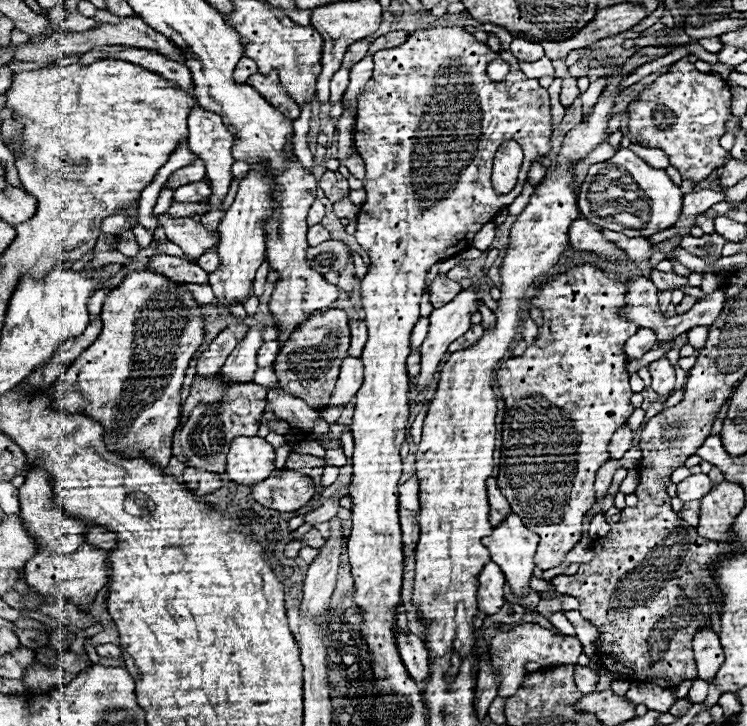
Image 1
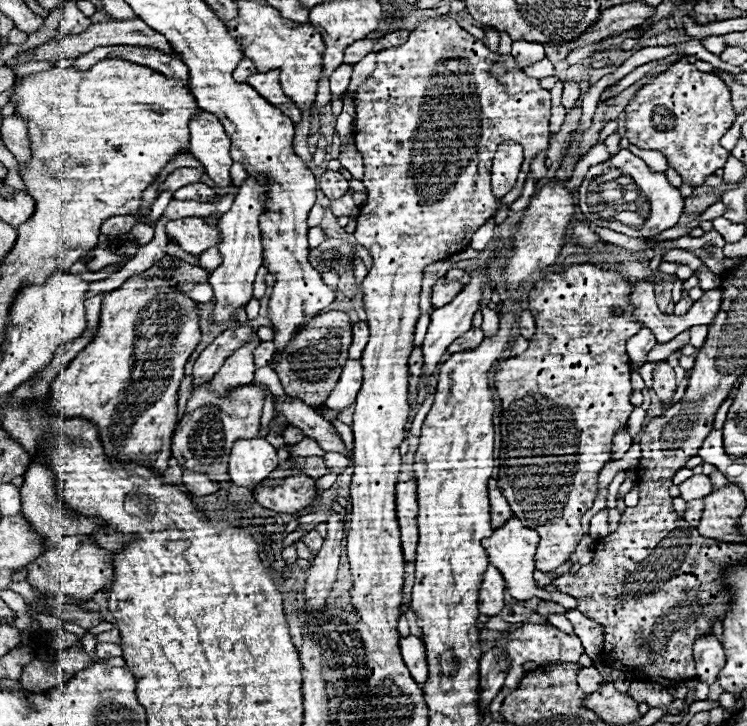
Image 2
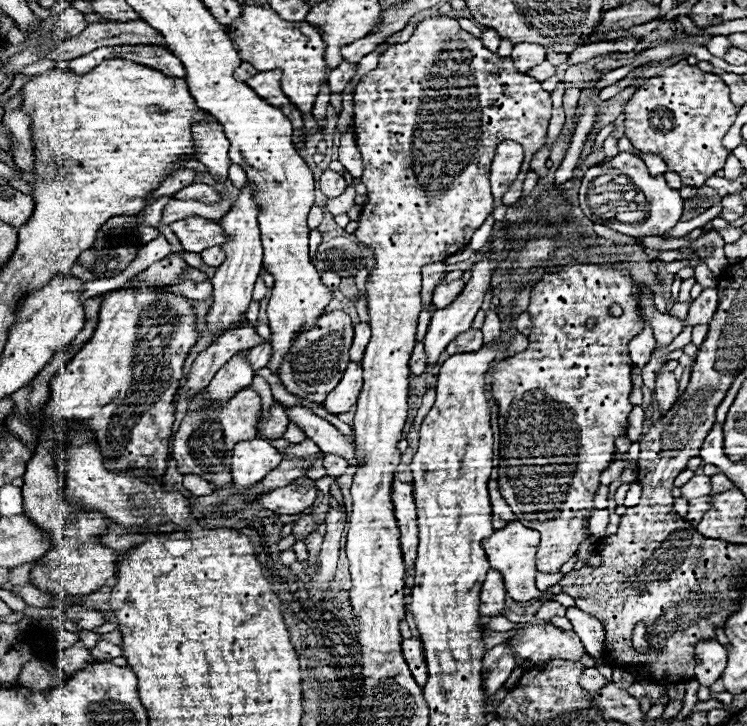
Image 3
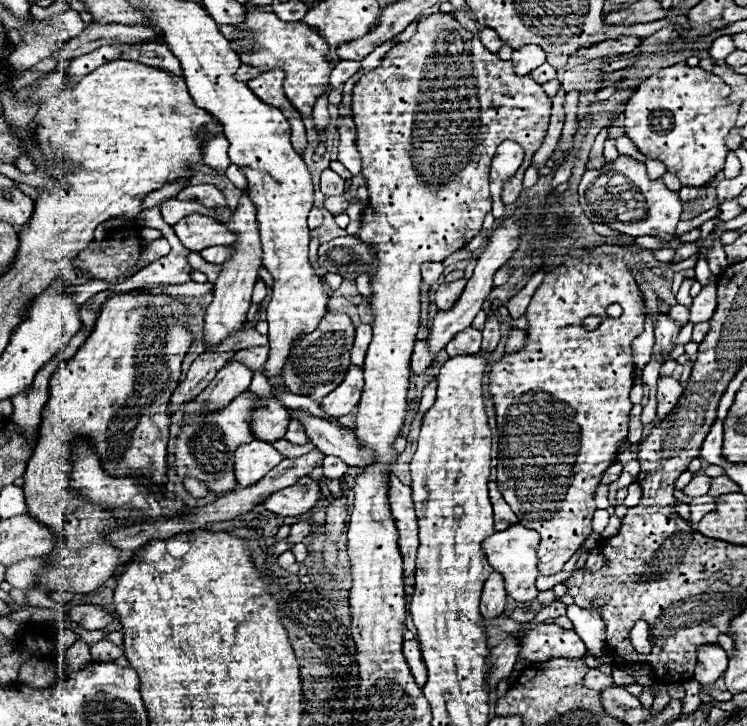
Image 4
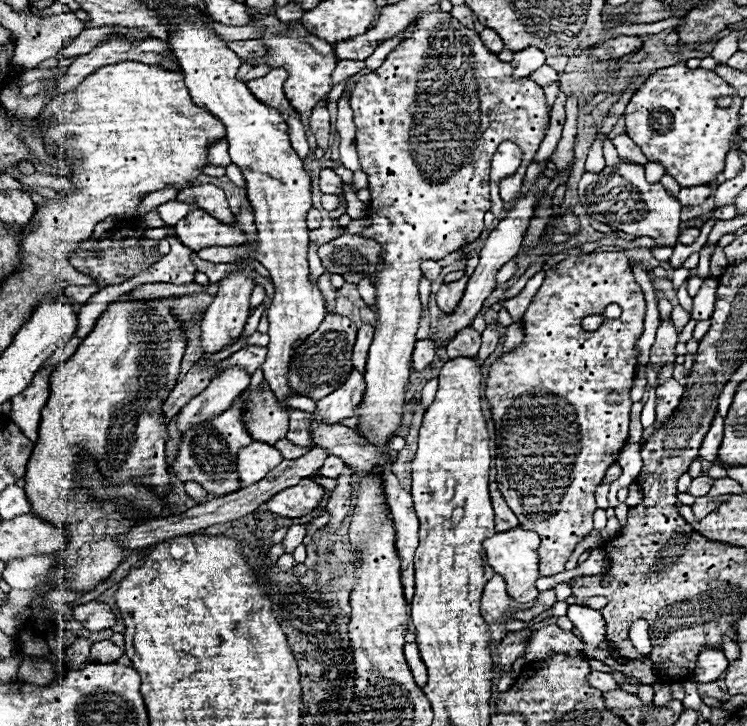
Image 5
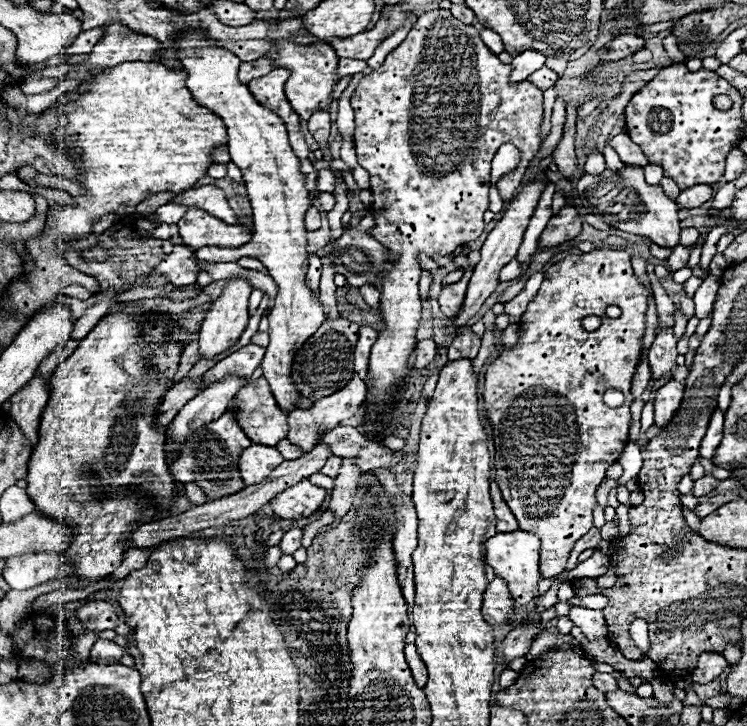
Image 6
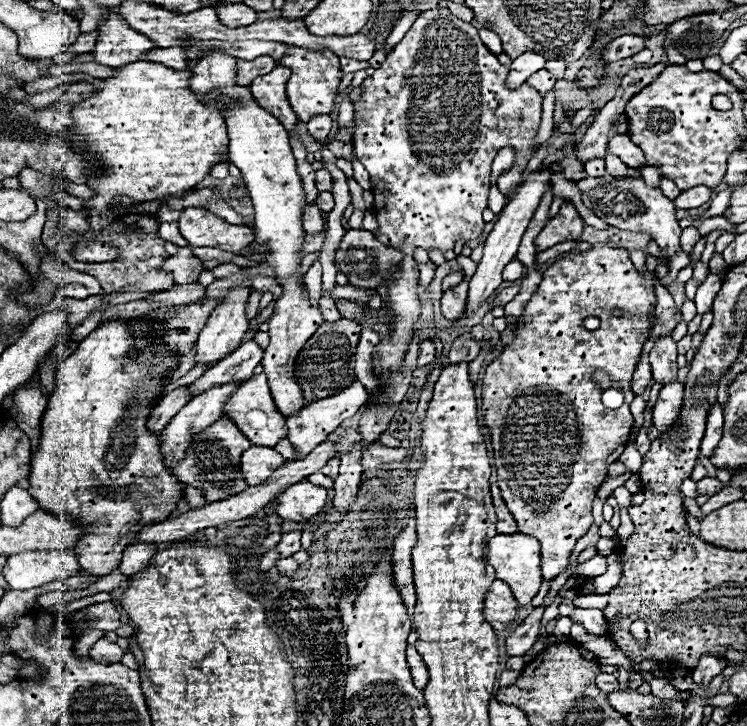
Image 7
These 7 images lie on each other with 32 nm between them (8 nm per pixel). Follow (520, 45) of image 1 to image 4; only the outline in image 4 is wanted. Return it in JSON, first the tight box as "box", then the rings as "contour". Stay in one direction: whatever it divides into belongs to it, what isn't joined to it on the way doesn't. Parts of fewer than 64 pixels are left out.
{"box":[512,44,546,74],"contour":[[[526,44],[512,52],[512,62],[514,62],[516,74],[530,74],[544,60],[546,60],[546,52],[536,44]]]}

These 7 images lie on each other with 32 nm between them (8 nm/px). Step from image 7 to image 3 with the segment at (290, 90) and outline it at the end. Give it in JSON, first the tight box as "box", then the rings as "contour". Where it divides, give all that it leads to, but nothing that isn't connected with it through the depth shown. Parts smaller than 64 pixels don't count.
{"box":[230,2,328,114],"contour":[[[240,2],[240,6],[242,6],[242,14],[238,20],[230,24],[230,28],[238,30],[240,46],[244,44],[242,52],[248,52],[248,54],[242,54],[242,60],[252,62],[258,72],[280,68],[284,94],[294,102],[294,106],[298,106],[302,114],[310,114],[314,100],[318,96],[320,84],[326,80],[326,72],[328,72],[322,58],[322,54],[326,52],[326,44],[322,42],[322,36],[308,22],[282,20],[276,14],[276,10],[264,8],[262,4]]]}

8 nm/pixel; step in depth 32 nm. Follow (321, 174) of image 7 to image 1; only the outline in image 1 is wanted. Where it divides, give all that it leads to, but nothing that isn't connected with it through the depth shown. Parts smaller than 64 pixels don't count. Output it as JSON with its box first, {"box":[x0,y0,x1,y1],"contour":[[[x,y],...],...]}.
{"box":[318,172,350,202],"contour":[[[324,172],[324,176],[318,180],[318,186],[322,188],[324,196],[330,202],[340,202],[342,198],[348,196],[350,188],[348,188],[348,180],[340,174],[340,172]]]}

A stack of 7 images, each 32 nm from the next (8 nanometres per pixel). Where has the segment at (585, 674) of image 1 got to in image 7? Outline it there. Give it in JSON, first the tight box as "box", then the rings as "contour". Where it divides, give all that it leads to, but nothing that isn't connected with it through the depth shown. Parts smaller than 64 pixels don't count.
{"box":[596,674,618,694],"contour":[[[598,674],[598,676],[596,676],[596,686],[598,686],[602,692],[610,694],[610,692],[618,690],[618,680],[616,680],[614,674]]]}

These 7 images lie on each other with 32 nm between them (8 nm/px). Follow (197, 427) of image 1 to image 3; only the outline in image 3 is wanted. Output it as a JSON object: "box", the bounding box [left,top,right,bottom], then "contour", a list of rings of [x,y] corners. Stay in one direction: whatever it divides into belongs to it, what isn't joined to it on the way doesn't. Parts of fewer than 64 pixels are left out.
{"box":[172,388,262,474],"contour":[[[242,388],[226,402],[210,402],[204,398],[206,390],[194,394],[188,404],[188,412],[174,436],[172,458],[178,462],[178,470],[182,474],[222,474],[230,472],[230,450],[234,450],[234,442],[242,442],[242,438],[258,436],[258,416],[262,412],[262,400],[256,390]]]}

